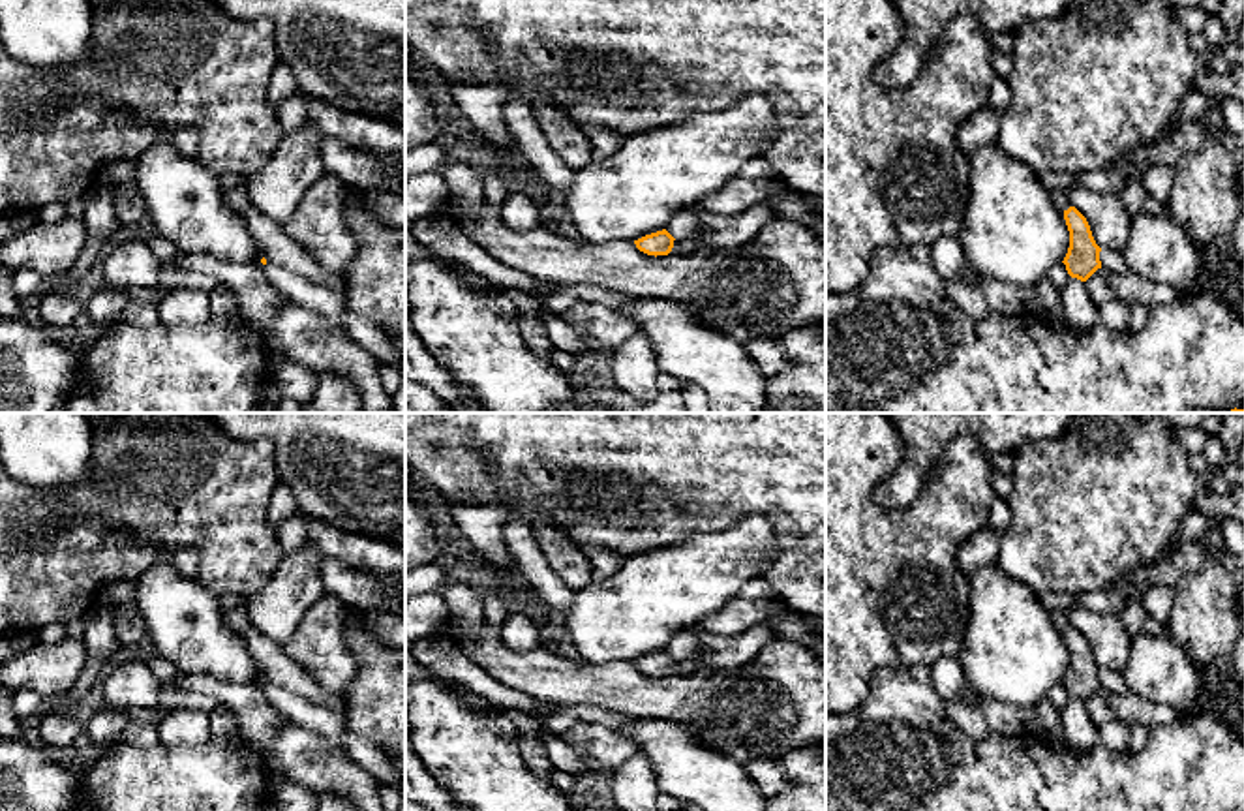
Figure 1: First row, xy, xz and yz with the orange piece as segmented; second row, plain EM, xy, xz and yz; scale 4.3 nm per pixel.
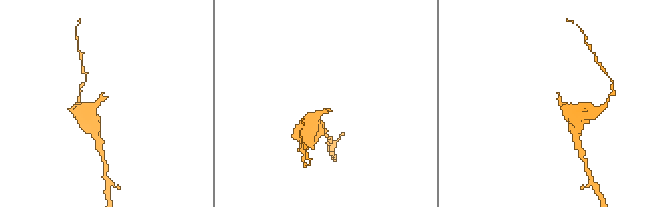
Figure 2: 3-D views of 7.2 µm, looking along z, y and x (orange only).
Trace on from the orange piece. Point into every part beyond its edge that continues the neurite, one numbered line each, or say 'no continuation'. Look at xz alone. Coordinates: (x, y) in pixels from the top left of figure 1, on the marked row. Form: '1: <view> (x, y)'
1: xz (697, 243)

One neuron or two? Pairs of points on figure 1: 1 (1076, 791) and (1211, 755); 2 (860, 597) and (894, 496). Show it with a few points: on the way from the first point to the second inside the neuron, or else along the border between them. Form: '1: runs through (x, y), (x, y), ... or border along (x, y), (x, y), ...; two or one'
1: runs through (1109, 791), (1119, 783), (1166, 783), (1177, 772); one
2: border along (927, 481), (903, 507), (882, 507), (873, 500); two

